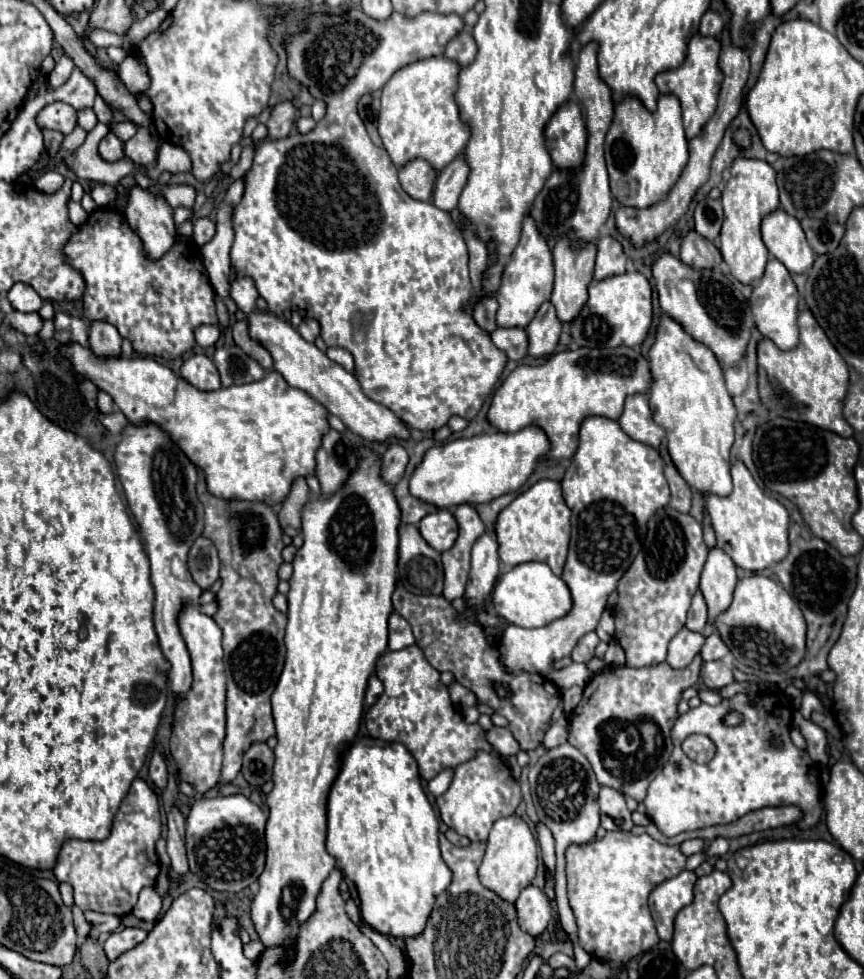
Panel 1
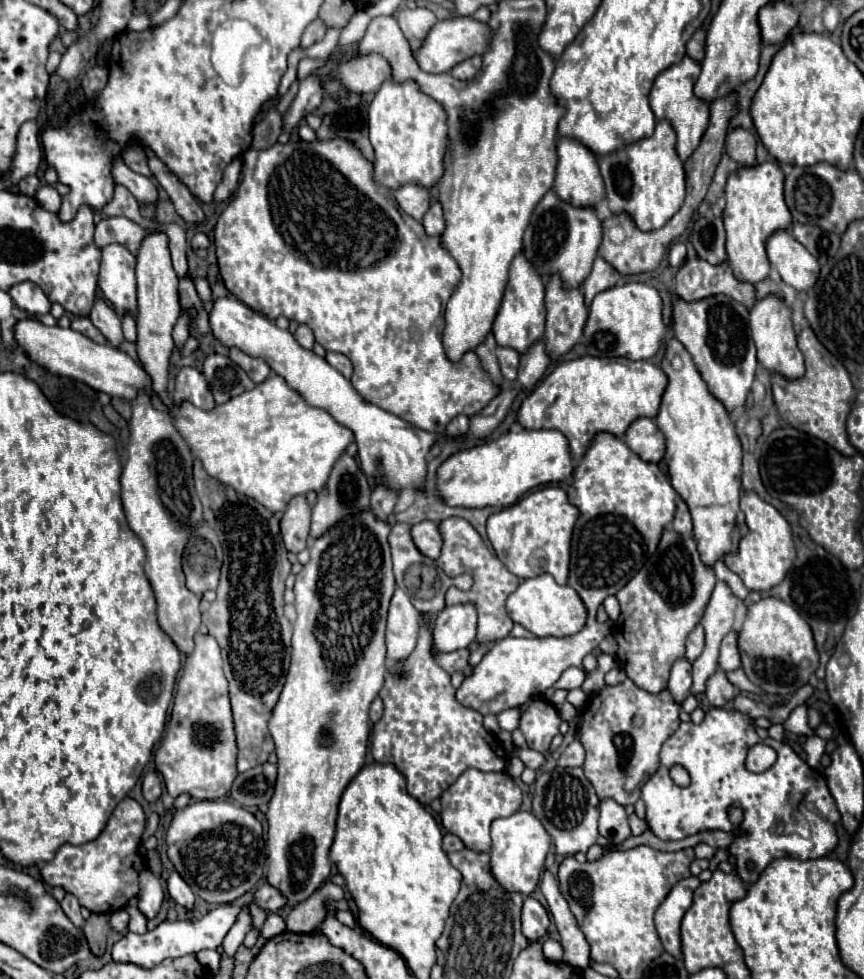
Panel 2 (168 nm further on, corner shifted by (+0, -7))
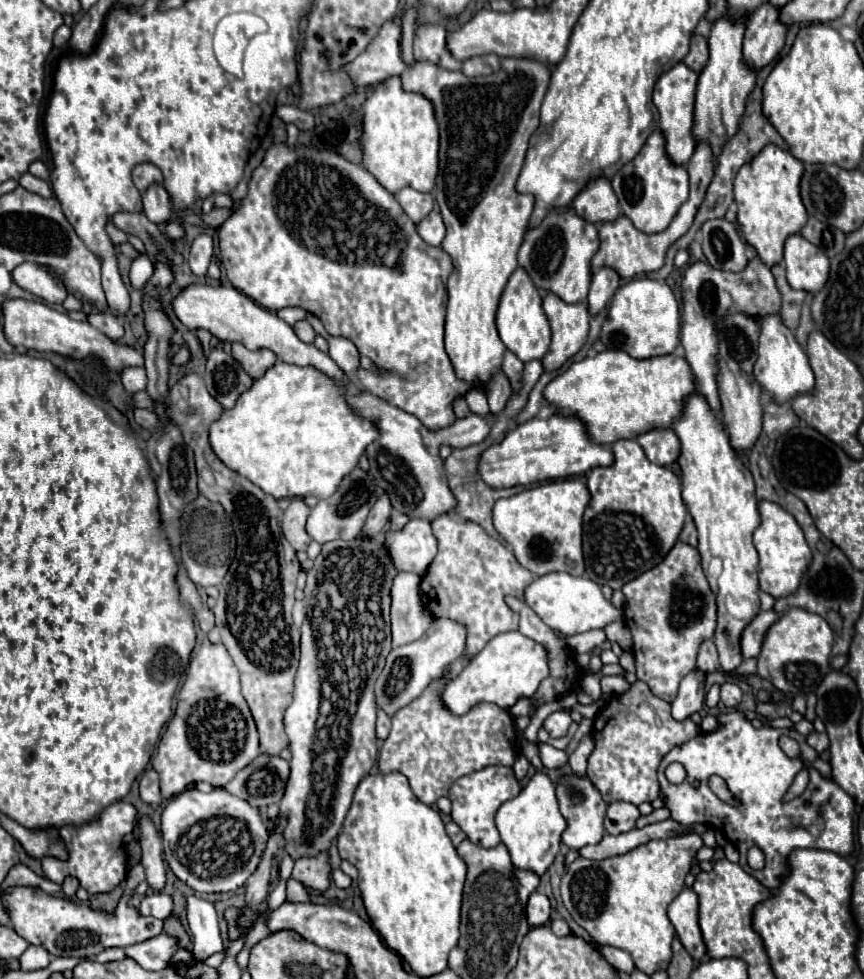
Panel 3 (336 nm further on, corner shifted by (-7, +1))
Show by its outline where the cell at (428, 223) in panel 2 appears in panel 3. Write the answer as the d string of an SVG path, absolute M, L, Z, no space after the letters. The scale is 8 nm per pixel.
M437 207L431 211L431 215L427 215L427 219L423 219L423 223L417 225L417 231L429 245L441 245L445 237L445 223Z

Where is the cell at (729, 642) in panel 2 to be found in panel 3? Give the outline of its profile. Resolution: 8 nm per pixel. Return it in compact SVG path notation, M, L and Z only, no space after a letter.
M773 609L771 611L759 611L757 617L743 629L743 639L741 639L743 659L751 659L751 657L759 655L763 635L765 635L765 631L771 627L771 623L775 619L777 619L777 613Z

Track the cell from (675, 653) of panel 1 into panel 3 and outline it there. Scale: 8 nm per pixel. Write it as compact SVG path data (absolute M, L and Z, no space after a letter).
M695 669L681 679L677 699L671 703L673 717L675 719L689 717L691 713L703 707L703 701L705 701L705 673Z

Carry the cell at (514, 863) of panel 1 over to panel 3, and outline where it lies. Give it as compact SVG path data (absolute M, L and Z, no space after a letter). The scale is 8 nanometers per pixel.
M535 773L527 787L511 801L503 803L495 815L495 825L501 835L501 843L507 847L511 855L513 867L523 871L533 871L535 875L543 875L551 863L555 861L561 845L561 833L565 831L565 819L557 809L555 785L545 773Z

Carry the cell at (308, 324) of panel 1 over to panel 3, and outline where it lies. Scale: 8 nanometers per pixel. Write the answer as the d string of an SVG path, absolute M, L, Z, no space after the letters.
M297 321L295 325L293 325L293 329L295 329L295 333L297 333L297 337L301 339L301 341L305 341L305 343L313 343L313 339L315 339L315 331L313 331L313 327L309 325L309 321Z

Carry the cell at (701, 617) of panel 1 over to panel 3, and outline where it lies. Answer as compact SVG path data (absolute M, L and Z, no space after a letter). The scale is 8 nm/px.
M705 639L699 645L699 655L697 655L697 669L711 673L719 669L719 657L717 657L717 647L713 643L713 639Z

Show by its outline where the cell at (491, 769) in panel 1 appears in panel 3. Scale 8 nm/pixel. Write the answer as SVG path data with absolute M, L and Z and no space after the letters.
M485 767L481 771L457 779L451 785L447 797L453 803L451 817L467 833L467 839L481 847L495 847L501 841L499 831L495 827L495 813L505 801L515 799L519 793L521 785L511 767Z

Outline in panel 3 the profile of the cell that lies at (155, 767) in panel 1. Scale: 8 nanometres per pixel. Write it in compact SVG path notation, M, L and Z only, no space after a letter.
M155 769L145 771L145 775L141 777L141 785L139 785L139 793L141 799L145 803L161 803L161 791L159 791L159 775Z

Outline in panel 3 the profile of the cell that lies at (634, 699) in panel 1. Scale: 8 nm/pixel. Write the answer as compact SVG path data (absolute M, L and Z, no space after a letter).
M635 681L625 693L613 697L603 707L593 725L595 749L589 757L587 777L603 795L605 803L629 801L639 805L659 797L657 767L661 759L677 745L701 733L699 725L691 719L677 721L671 715L671 705L651 693L647 683Z

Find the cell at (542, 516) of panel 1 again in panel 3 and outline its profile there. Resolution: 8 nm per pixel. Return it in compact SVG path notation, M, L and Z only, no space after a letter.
M579 479L549 481L513 497L499 499L493 507L493 523L499 535L511 545L517 561L531 573L545 575L551 571L565 571L569 575L583 575L581 517L589 499L587 485Z

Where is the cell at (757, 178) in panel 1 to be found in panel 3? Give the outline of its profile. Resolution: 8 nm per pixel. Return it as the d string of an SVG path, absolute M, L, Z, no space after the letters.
M767 145L759 155L745 163L735 177L735 201L737 201L737 225L741 237L757 251L757 257L773 267L783 261L783 241L799 233L807 221L807 211L799 197L799 181L803 175L803 163L789 151L775 145Z

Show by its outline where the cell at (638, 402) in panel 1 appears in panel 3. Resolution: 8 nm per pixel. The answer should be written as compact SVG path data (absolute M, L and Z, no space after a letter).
M651 429L637 437L647 459L655 465L671 465L679 457L679 439L673 429Z

